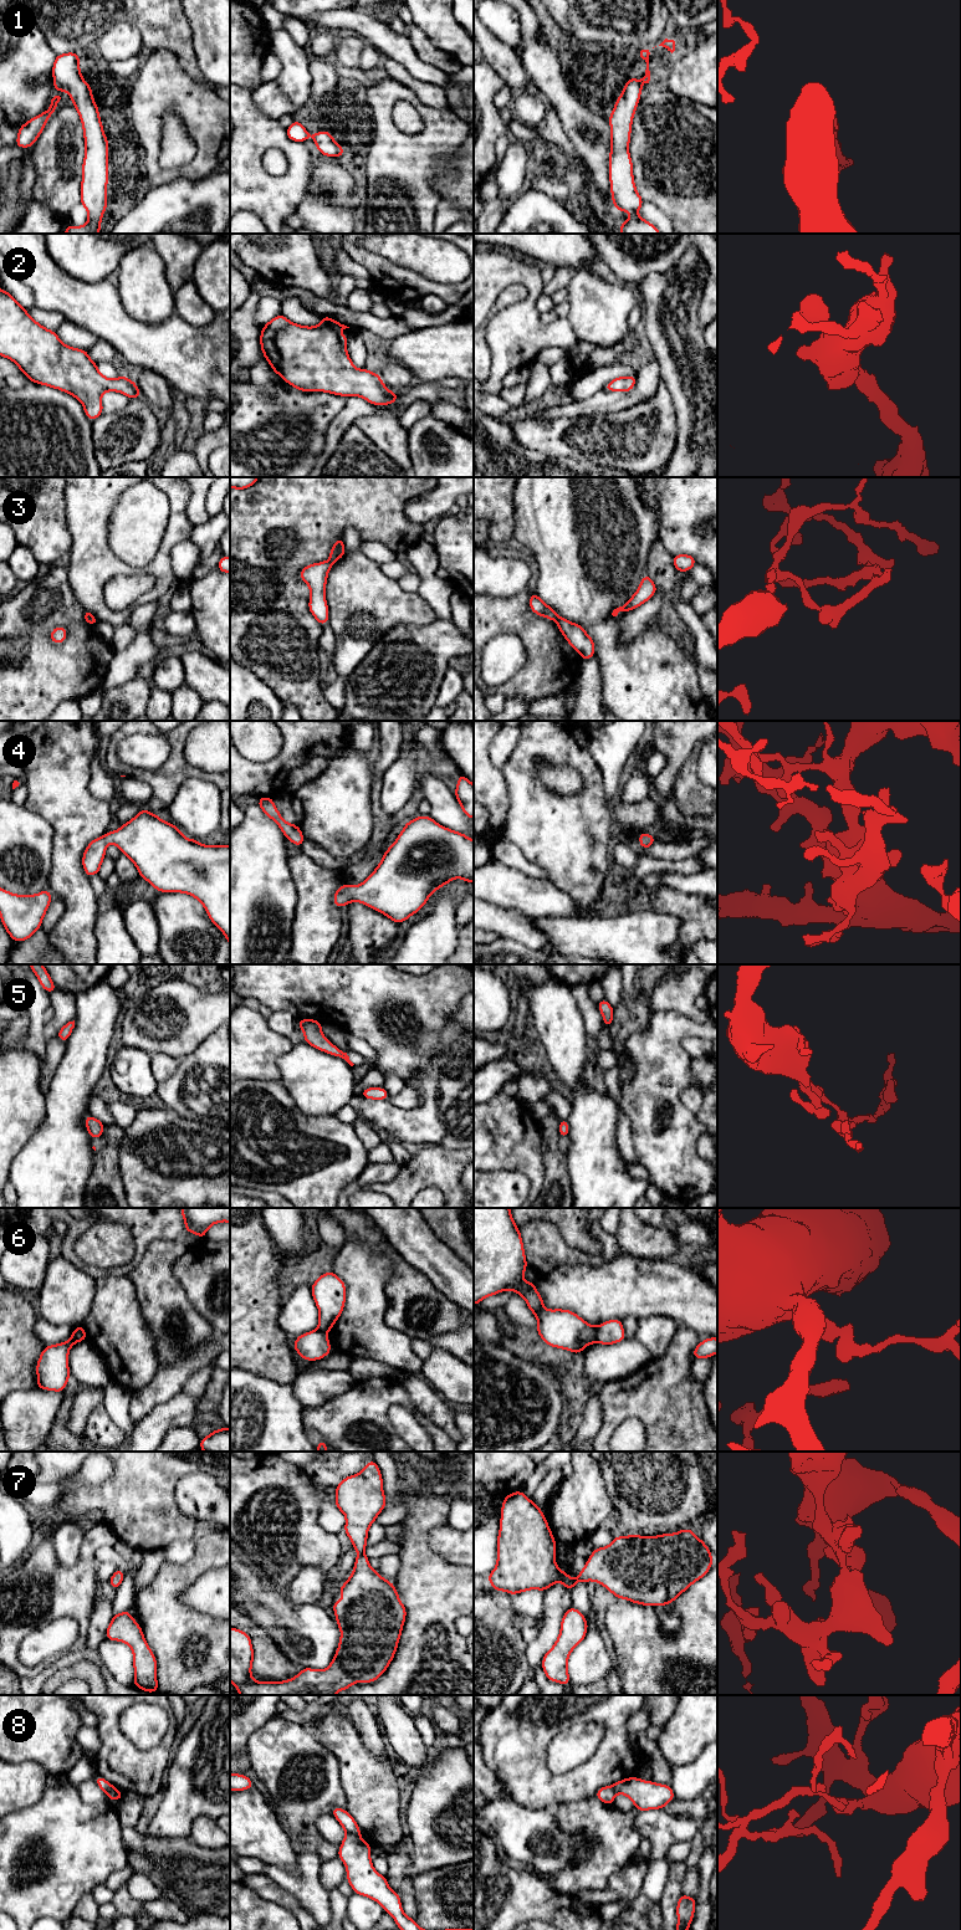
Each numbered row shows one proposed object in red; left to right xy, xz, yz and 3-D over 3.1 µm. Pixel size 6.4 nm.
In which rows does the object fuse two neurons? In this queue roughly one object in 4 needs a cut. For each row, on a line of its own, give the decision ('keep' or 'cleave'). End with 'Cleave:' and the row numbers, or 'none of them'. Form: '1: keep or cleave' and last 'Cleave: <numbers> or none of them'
1: keep
2: keep
3: cleave
4: keep
5: keep
6: cleave
7: keep
8: cleave
Cleave: 3, 6, 8

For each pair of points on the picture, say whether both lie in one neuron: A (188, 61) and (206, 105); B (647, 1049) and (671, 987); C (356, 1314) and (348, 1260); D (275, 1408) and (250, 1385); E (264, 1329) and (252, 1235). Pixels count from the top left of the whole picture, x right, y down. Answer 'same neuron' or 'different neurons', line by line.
A: different neurons
B: different neurons
C: same neuron
D: same neuron
E: same neuron

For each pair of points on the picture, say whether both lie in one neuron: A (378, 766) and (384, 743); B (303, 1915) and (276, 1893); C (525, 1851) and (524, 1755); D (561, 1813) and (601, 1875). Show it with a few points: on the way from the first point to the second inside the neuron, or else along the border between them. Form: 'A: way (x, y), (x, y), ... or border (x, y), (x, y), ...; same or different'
A: way (383, 761), (384, 748); same
B: way (297, 1910), (282, 1898); same
C: border (510, 1797), (532, 1808), (551, 1810); different
D: way (581, 1817), (603, 1839), (603, 1856); same

